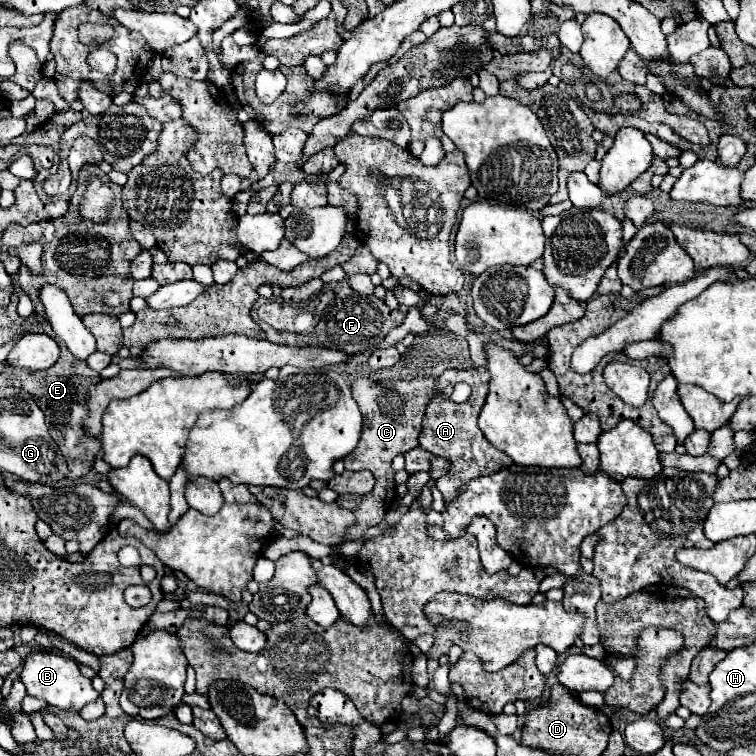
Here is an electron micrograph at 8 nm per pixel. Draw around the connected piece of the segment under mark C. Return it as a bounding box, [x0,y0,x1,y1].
[336,378,436,530]

